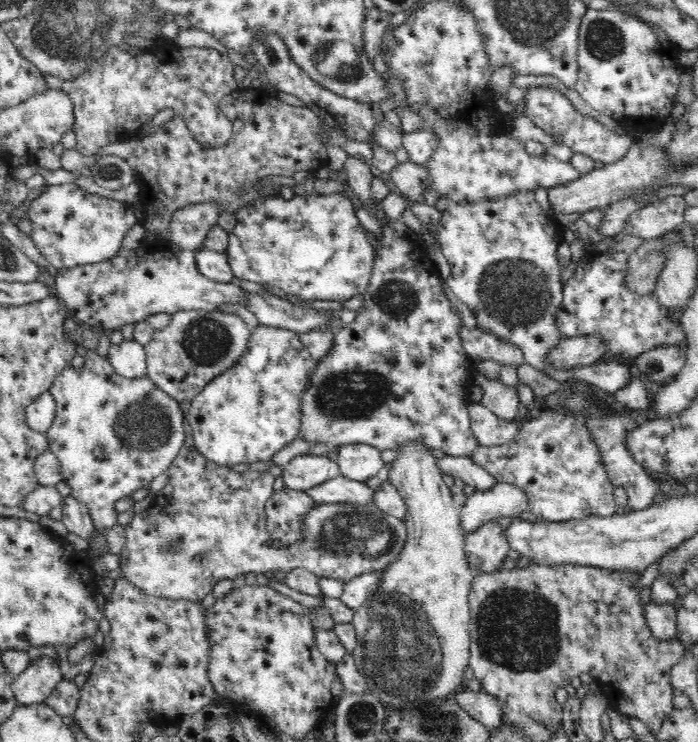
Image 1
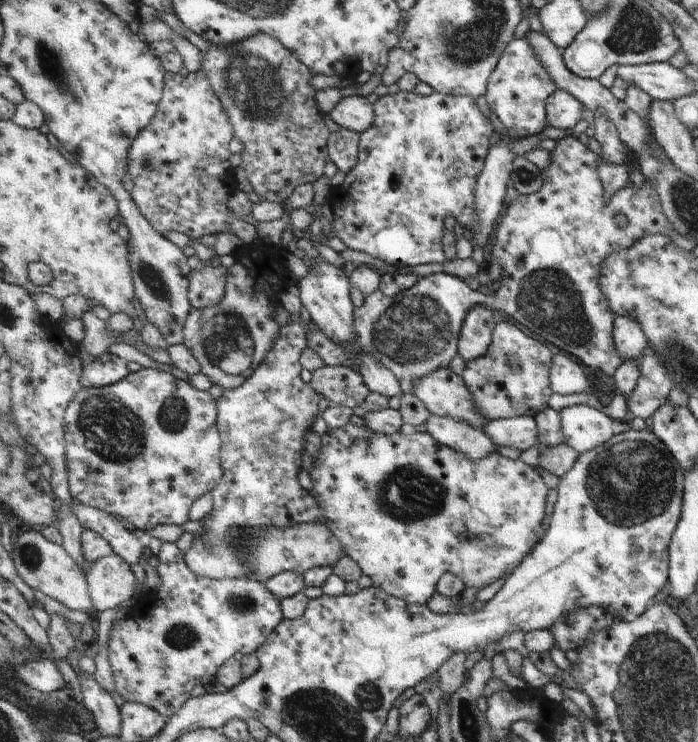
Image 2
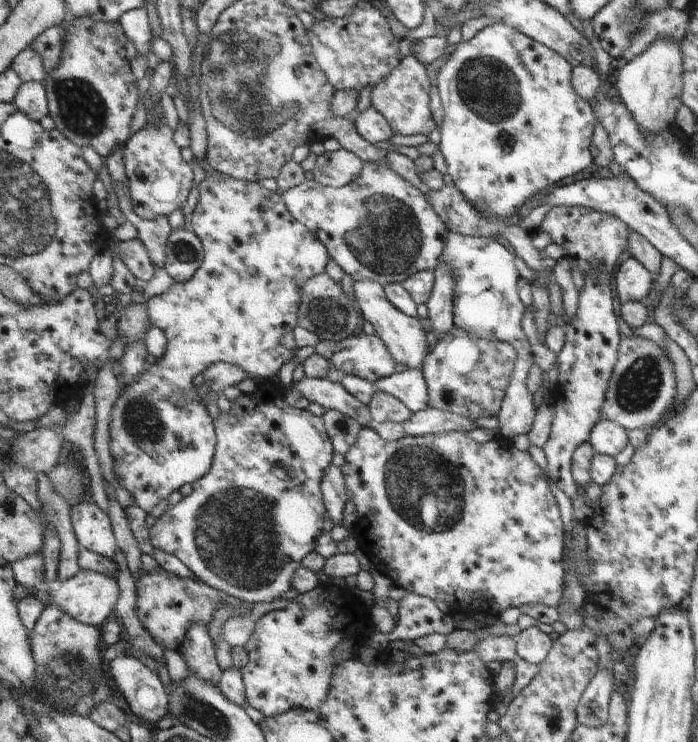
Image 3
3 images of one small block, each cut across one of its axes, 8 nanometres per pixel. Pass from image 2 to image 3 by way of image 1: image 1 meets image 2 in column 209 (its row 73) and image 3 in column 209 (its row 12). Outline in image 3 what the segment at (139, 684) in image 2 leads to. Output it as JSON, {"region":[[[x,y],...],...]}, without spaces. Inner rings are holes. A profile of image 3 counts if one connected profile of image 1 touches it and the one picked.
{"region":[[[155,570],[155,572],[143,572],[137,580],[137,608],[139,618],[145,630],[159,642],[163,648],[175,650],[179,656],[183,656],[183,646],[187,640],[187,634],[195,624],[209,626],[215,620],[215,610],[221,606],[233,606],[233,618],[245,618],[253,612],[253,604],[239,602],[235,596],[229,596],[227,592],[221,592],[219,588],[199,582],[195,578],[181,578],[177,574],[169,574],[167,570]]]}

